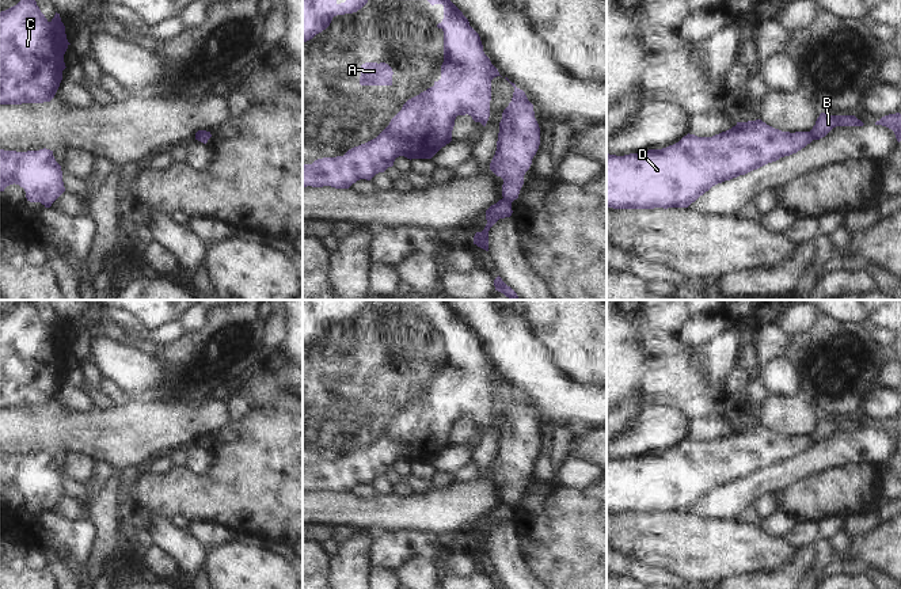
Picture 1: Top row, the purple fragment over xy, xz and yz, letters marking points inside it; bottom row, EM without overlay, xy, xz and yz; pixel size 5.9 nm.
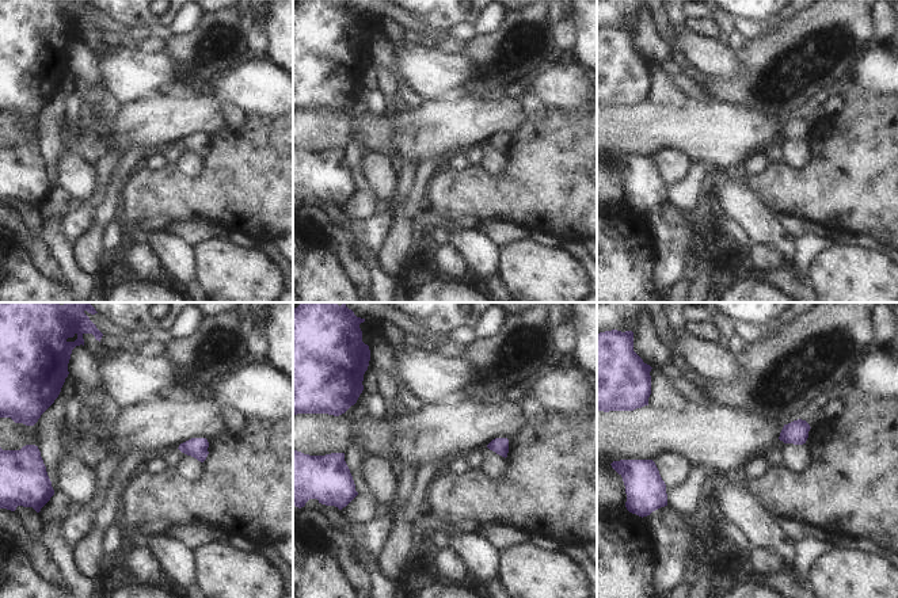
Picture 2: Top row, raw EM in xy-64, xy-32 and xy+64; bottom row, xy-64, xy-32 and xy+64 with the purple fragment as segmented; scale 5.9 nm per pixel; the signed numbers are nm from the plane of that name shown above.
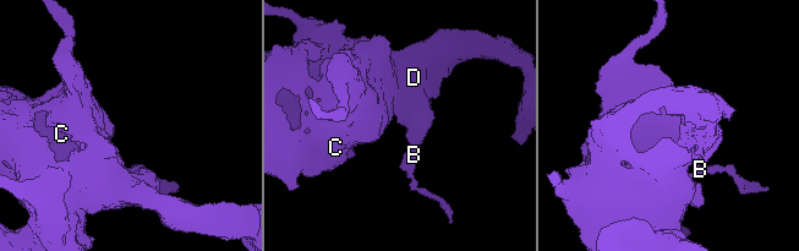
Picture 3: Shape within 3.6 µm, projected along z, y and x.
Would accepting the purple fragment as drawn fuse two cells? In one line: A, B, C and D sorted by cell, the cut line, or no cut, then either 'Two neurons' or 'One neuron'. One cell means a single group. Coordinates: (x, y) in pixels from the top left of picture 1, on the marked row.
Groups: A C D / B. Split along xz (502, 198), (510, 202). Two neurons

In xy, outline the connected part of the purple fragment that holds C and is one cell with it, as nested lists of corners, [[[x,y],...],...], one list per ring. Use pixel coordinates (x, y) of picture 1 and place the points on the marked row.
[[[35,0],[0,12],[0,104],[50,102],[71,43],[60,14],[49,22]]]

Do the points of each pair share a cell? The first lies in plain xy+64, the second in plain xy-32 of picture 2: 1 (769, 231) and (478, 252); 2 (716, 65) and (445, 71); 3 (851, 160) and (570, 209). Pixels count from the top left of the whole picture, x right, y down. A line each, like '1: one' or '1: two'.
1: one
2: one
3: one

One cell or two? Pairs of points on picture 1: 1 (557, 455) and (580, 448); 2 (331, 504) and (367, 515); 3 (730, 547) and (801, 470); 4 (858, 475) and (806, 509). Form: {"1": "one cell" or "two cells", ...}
{"1": "two cells", "2": "one cell", "3": "two cells", "4": "one cell"}

